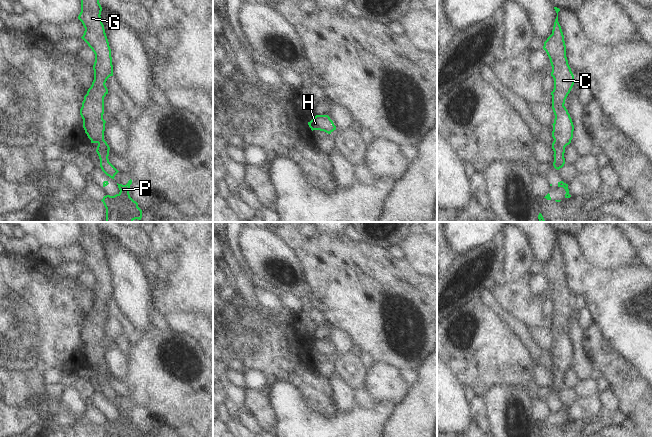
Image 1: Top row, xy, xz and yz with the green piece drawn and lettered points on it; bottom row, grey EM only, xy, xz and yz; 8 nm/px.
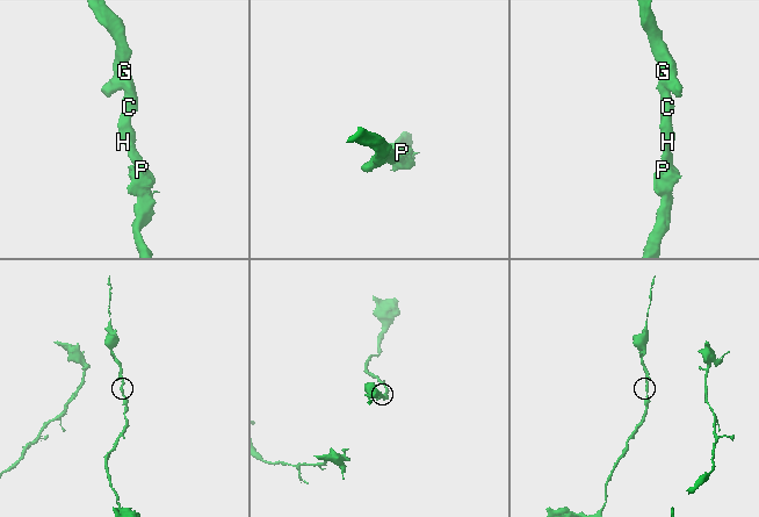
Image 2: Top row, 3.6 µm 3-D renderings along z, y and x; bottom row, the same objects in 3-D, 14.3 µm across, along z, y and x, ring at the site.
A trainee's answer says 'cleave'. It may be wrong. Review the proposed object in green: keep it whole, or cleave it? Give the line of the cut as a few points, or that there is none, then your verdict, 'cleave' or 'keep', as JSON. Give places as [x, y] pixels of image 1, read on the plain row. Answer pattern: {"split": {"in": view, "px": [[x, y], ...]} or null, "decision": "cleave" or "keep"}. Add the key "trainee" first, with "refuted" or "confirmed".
{"trainee": "refuted", "split": null, "decision": "keep"}

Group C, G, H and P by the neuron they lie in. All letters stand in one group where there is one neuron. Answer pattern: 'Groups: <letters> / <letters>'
Groups: C G H P

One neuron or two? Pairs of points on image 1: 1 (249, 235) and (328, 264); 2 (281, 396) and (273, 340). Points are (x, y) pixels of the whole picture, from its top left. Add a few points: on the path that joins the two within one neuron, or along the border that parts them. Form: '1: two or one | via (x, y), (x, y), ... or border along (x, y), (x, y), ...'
1: two | border along (276, 235), (291, 249), (304, 272)
2: two | border along (300, 391), (276, 381), (269, 401)

